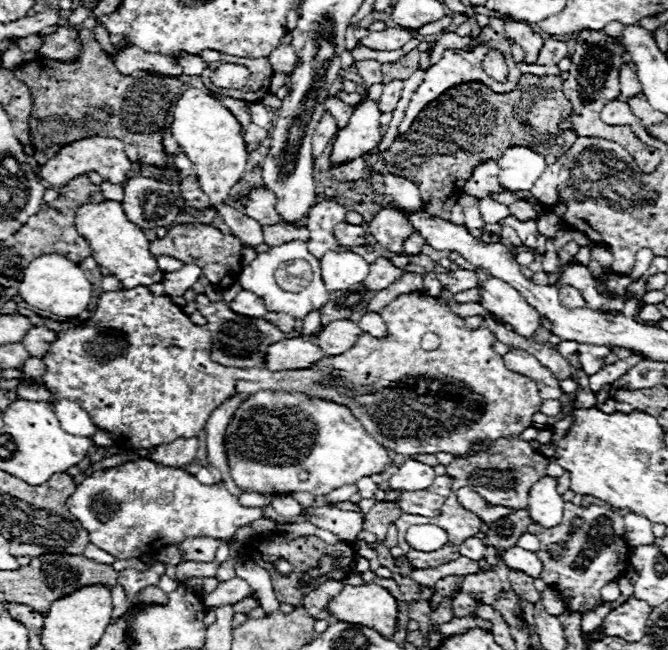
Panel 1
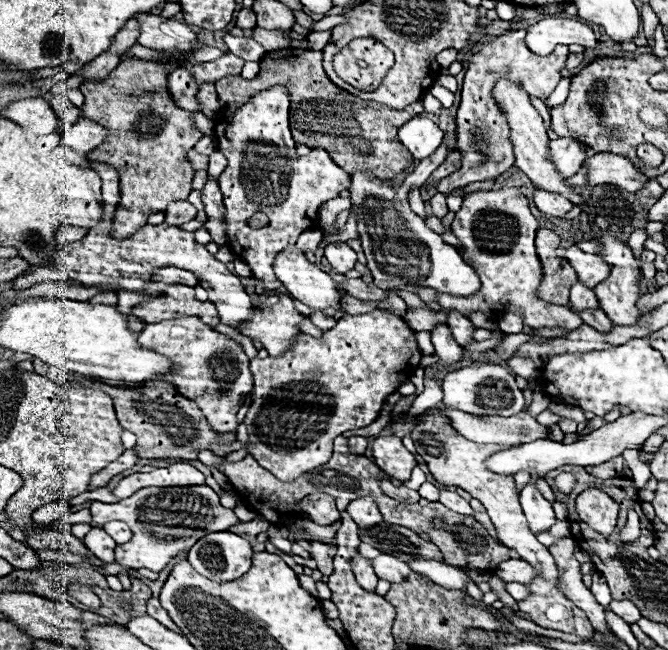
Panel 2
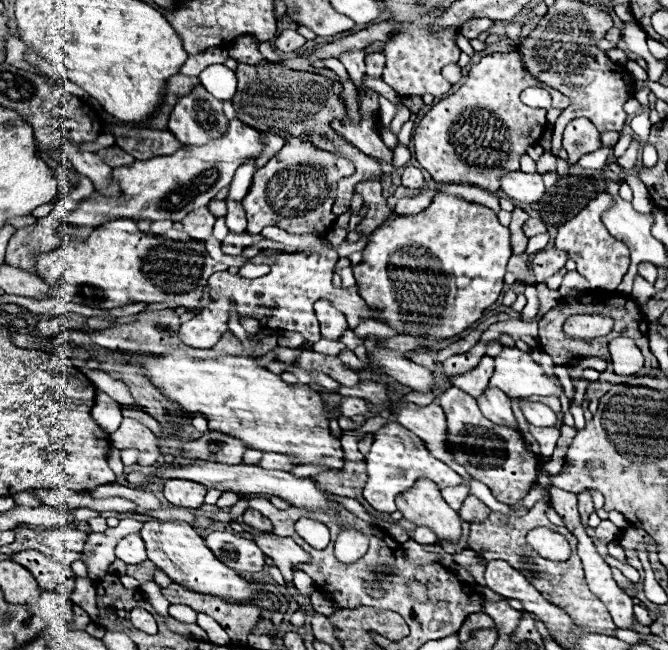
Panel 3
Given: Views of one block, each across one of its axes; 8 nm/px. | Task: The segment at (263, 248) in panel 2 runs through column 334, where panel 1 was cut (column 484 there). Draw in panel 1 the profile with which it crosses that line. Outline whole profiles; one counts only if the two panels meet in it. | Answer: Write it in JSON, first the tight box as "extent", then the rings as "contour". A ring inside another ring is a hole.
{"extent":[462,162,508,198],"contour":[[[484,162],[478,168],[474,168],[474,174],[462,188],[462,192],[476,196],[476,198],[486,198],[490,192],[508,192],[498,184],[498,164],[496,162]]]}

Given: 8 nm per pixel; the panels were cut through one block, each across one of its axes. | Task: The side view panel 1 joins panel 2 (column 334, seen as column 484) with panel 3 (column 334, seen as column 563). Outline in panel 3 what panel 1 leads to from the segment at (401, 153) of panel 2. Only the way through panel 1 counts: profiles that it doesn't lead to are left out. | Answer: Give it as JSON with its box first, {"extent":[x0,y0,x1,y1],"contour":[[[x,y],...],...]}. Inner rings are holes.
{"extent":[232,64,382,216],"contour":[[[238,64],[236,76],[238,76],[238,90],[232,98],[232,104],[236,108],[238,120],[242,120],[244,124],[260,132],[276,134],[282,138],[296,136],[300,140],[308,140],[316,144],[316,148],[320,150],[328,150],[332,154],[344,156],[354,162],[355,173],[338,184],[336,204],[334,204],[336,216],[344,214],[350,208],[350,198],[358,182],[380,180],[382,170],[378,162],[374,162],[372,158],[366,158],[358,148],[348,144],[330,128],[330,122],[342,120],[346,116],[346,108],[342,100],[332,92],[332,84],[336,82],[334,78],[312,74],[312,72],[298,72],[298,70],[278,66],[278,64],[266,64],[266,66]]]}

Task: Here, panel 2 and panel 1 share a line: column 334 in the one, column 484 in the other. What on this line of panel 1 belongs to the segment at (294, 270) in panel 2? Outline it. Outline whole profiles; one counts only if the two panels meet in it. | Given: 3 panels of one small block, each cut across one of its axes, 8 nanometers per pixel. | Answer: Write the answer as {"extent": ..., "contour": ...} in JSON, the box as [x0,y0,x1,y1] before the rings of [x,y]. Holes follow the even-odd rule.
{"extent":[480,276,540,338],"contour":[[[492,276],[490,280],[484,280],[484,282],[480,284],[480,294],[482,294],[480,304],[482,304],[488,312],[492,312],[494,316],[498,316],[500,322],[510,324],[512,330],[518,332],[520,336],[532,338],[532,336],[536,334],[536,330],[540,328],[540,314],[538,314],[538,312],[522,298],[522,294],[520,294],[518,290],[514,290],[510,284],[506,284],[506,282],[502,282],[502,280],[498,280],[498,278]]]}

